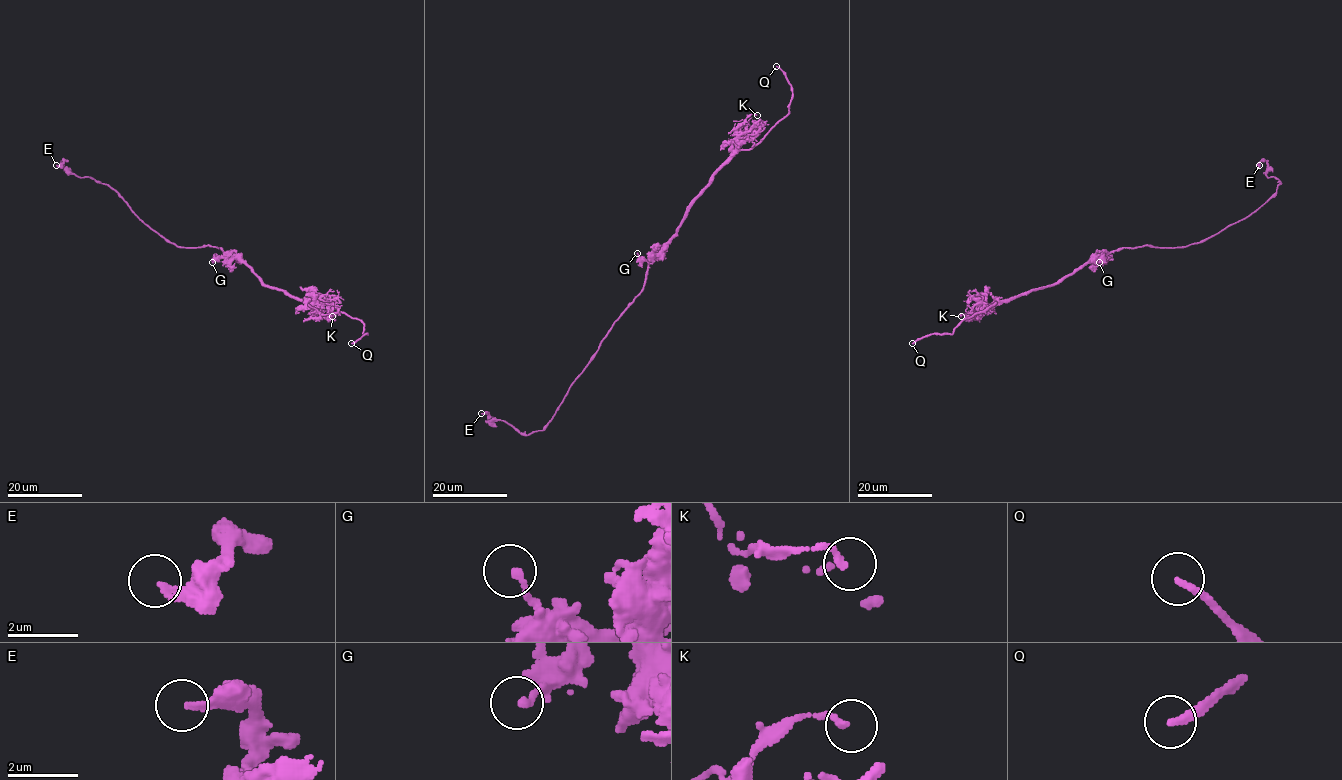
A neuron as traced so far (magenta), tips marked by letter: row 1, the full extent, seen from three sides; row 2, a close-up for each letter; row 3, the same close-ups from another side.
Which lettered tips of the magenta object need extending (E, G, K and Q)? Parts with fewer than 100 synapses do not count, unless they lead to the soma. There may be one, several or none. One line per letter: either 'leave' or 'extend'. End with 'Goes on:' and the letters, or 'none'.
E: leave
G: leave
K: leave
Q: extend
Goes on: Q

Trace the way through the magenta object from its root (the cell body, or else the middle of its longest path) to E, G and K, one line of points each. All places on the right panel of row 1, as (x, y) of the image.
E: (1118, 248), (1185, 247), (1248, 216), (1276, 193), (1280, 183), (1266, 175), (1265, 161), (1259, 165)
G: (1118, 248), (1099, 262)
K: (1118, 248), (1098, 252), (1079, 269), (1051, 285), (1032, 289), (992, 306), (968, 310), (961, 316)

